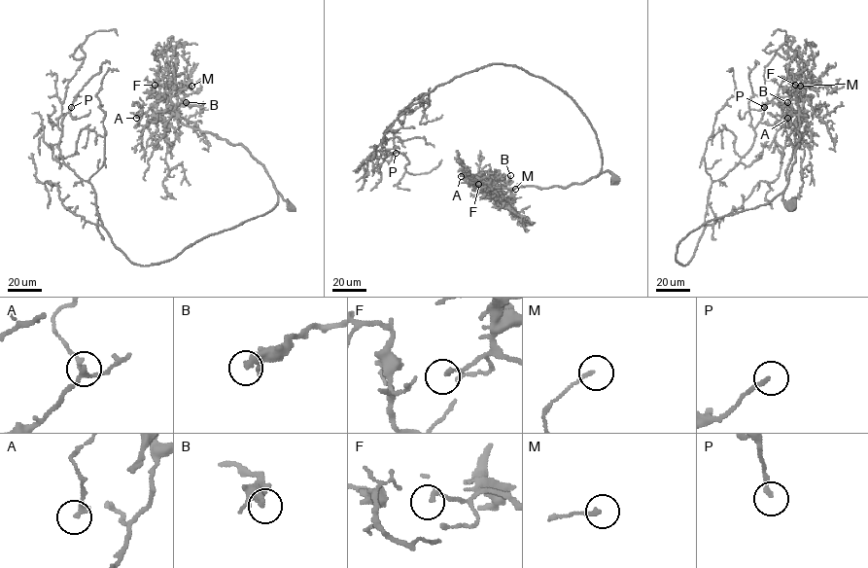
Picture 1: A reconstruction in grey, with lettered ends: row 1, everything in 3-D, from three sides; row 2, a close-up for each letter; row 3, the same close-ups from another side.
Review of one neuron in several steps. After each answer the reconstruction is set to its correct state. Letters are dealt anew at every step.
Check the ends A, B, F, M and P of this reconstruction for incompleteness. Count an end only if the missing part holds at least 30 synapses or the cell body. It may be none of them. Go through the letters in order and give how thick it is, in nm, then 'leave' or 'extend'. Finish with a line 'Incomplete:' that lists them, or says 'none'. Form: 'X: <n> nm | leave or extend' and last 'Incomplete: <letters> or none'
A: 190 nm | leave
B: 240 nm | leave
F: 180 nm | leave
M: 160 nm | leave
P: 190 nm | leave
Incomplete: none

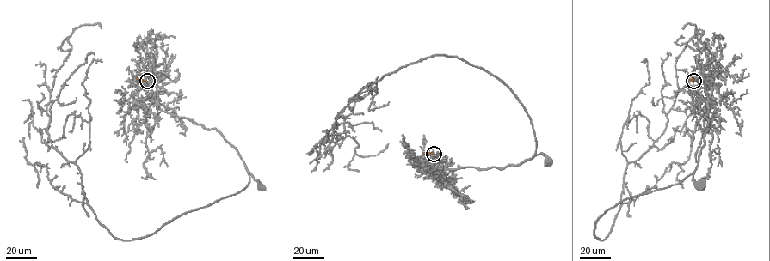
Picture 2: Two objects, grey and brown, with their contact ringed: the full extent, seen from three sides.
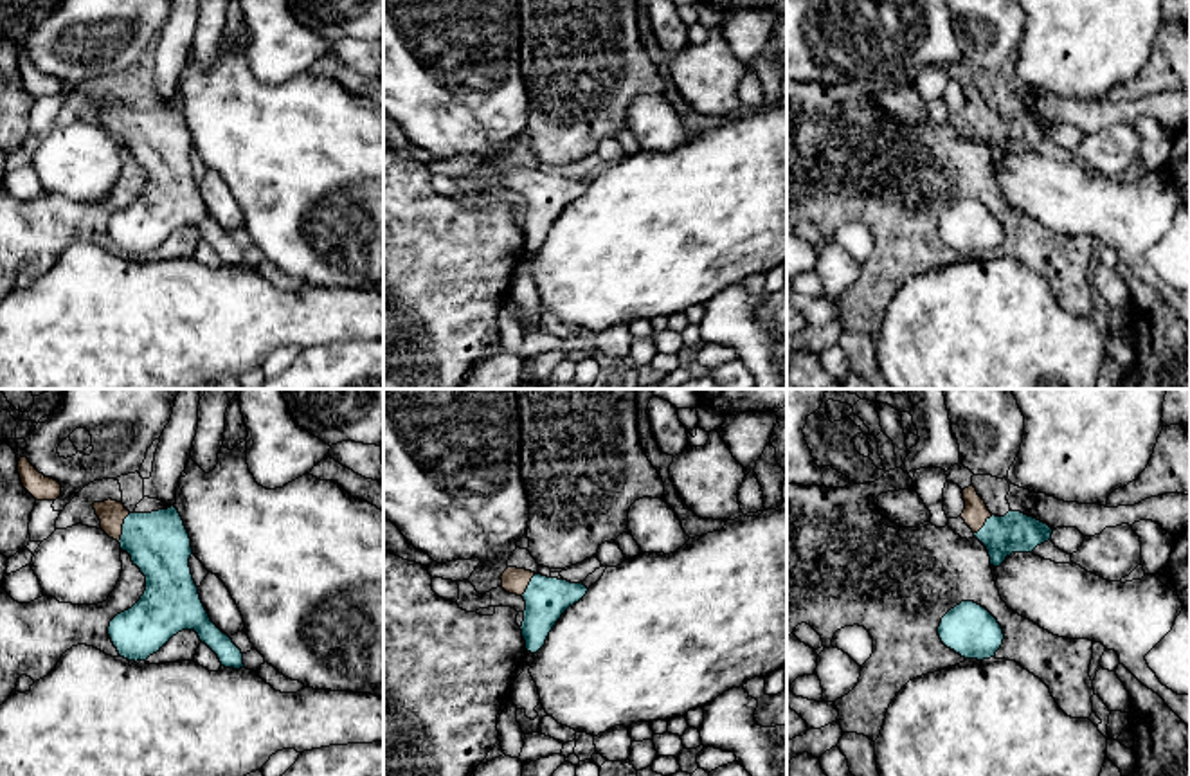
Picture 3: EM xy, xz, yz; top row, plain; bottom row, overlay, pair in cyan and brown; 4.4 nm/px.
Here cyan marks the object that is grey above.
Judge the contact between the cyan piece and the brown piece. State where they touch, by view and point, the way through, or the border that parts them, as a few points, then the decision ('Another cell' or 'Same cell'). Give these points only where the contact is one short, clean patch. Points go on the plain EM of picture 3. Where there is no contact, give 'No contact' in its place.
Touches cyan at xy (123, 125). Path across: xy (159, 141), (123, 125), (112, 110). Same cell

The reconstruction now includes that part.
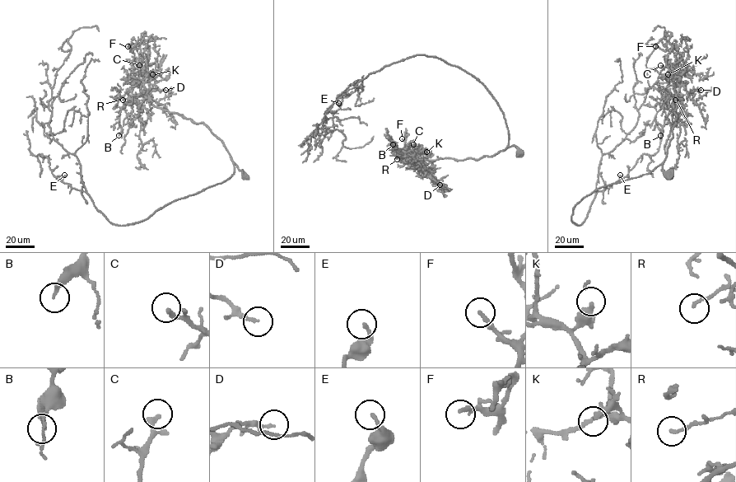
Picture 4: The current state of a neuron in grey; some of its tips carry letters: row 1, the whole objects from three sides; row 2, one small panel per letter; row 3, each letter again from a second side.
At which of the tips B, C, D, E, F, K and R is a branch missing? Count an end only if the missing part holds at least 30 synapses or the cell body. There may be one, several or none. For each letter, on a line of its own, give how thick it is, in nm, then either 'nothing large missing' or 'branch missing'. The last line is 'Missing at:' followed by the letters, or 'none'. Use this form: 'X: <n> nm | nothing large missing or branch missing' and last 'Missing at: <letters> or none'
B: 260 nm | nothing large missing
C: 170 nm | branch missing
D: 180 nm | branch missing
E: 160 nm | nothing large missing
F: 200 nm | branch missing
K: 300 nm | nothing large missing
R: 140 nm | nothing large missing
Missing at: C, D, F

